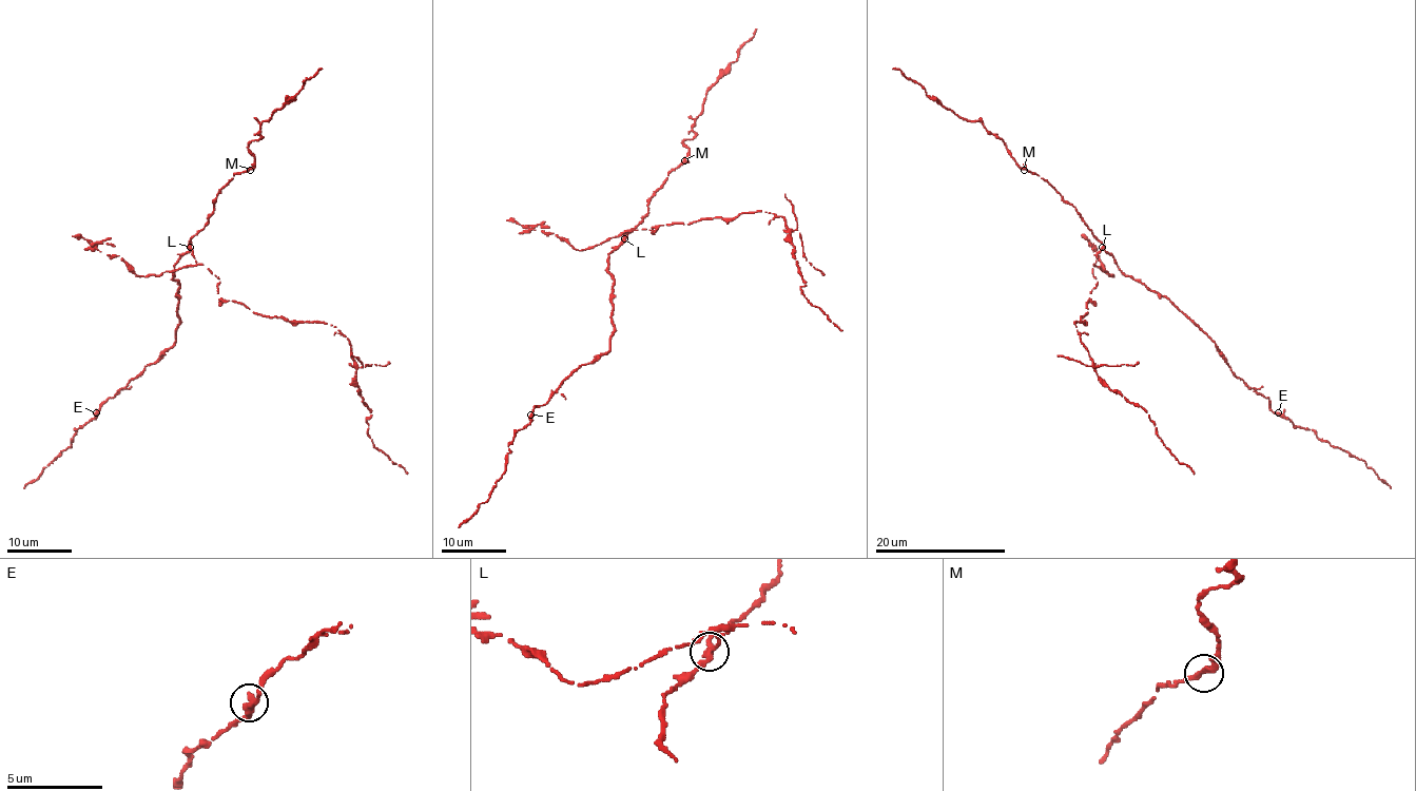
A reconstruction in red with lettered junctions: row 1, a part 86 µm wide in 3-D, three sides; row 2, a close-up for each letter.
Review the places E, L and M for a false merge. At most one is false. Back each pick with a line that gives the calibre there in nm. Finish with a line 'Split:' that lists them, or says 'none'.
L: calibre 280 nm
Split: L

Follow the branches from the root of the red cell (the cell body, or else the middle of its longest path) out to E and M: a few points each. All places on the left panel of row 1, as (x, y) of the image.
E: (189, 249), (174, 266), (174, 278), (179, 284), (176, 341), (96, 412)
M: (189, 249), (189, 242), (210, 216), (217, 194), (235, 174), (250, 170)

